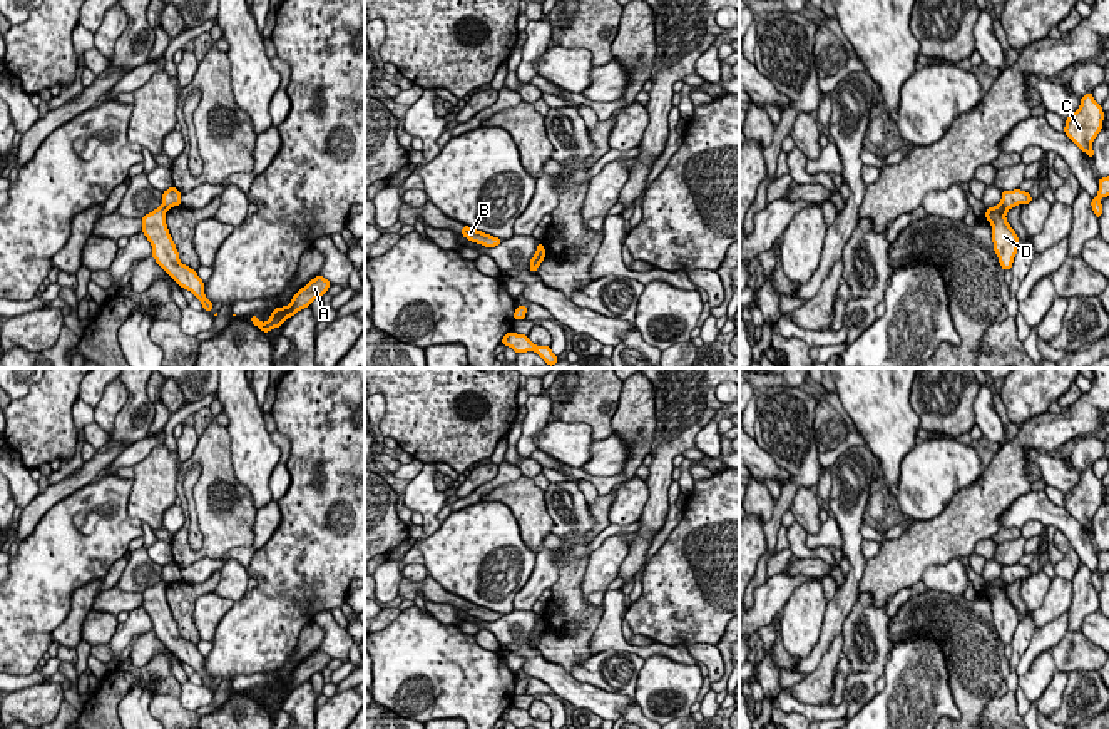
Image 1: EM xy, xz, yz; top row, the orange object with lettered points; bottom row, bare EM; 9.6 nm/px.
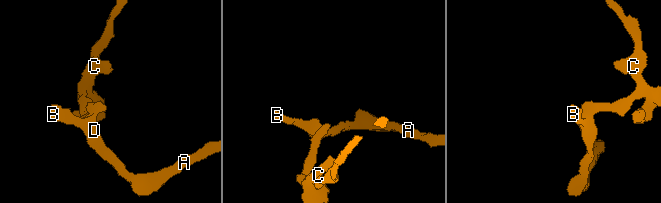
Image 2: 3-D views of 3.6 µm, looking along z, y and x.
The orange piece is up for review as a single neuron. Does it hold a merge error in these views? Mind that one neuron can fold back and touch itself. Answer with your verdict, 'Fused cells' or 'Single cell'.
Fused cells

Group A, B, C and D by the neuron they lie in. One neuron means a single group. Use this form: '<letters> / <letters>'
A B D / C

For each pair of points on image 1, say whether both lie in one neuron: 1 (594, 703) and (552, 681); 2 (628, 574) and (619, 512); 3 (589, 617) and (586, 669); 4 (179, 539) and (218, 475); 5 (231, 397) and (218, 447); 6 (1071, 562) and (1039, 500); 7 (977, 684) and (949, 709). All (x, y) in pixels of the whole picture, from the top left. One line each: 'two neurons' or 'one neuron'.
1: one neuron
2: two neurons
3: two neurons
4: one neuron
5: two neurons
6: two neurons
7: two neurons

